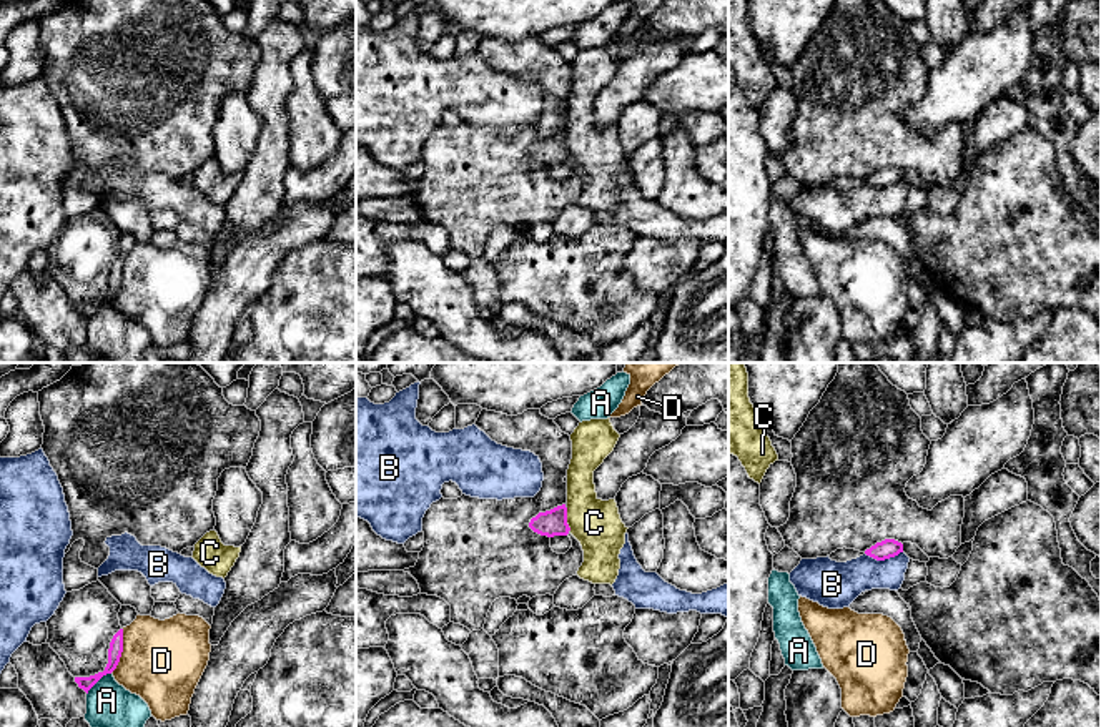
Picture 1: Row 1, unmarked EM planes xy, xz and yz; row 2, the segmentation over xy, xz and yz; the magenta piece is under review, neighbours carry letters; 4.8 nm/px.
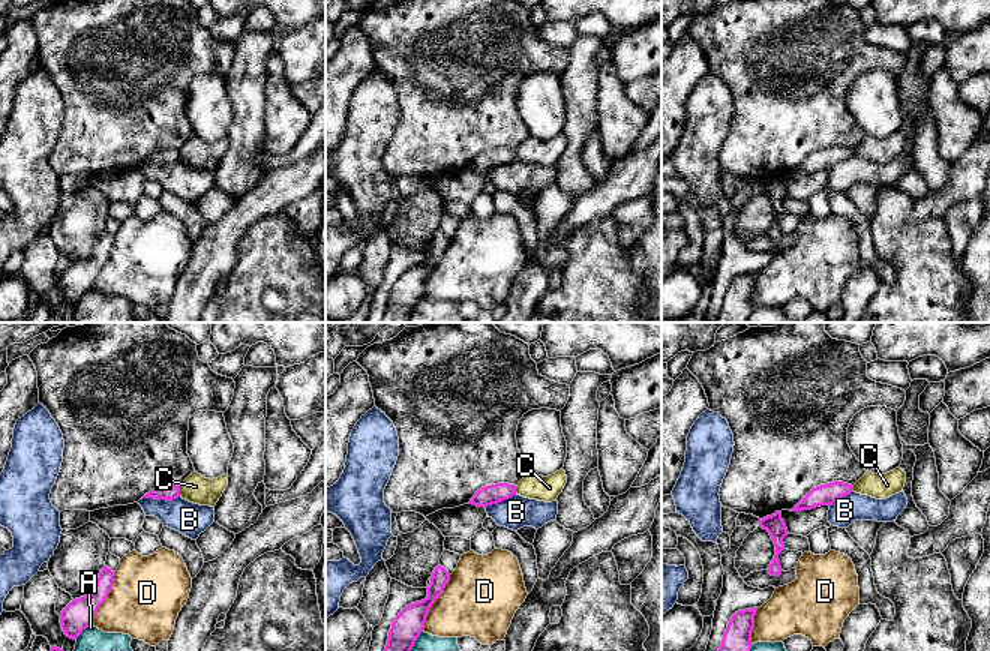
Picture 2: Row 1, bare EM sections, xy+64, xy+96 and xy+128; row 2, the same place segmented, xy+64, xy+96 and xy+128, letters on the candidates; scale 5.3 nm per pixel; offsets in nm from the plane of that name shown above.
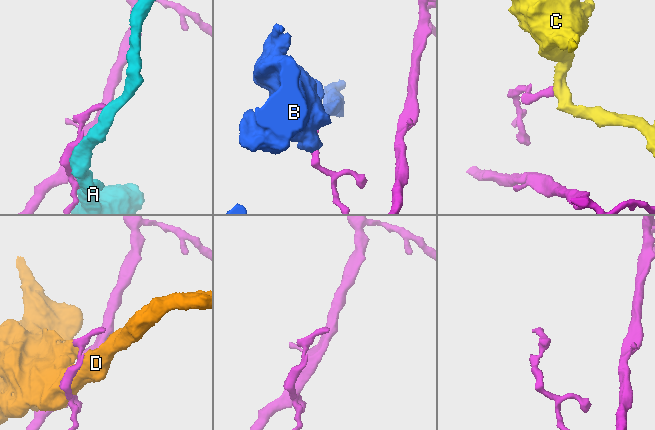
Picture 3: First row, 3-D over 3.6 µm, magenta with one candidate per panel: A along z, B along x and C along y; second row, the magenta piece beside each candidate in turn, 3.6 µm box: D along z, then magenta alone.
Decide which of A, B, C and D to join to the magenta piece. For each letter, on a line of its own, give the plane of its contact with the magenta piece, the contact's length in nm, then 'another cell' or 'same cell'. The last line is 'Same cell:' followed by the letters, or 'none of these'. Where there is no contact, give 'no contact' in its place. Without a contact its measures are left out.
A: meets magenta in xy; contact 160 nm long; another cell
B: meets magenta in yz; contact 180 nm long; another cell
C: meets magenta in xz; contact 110 nm long; another cell
D: meets magenta in xy; contact 220 nm long; another cell
Same cell: none of these

